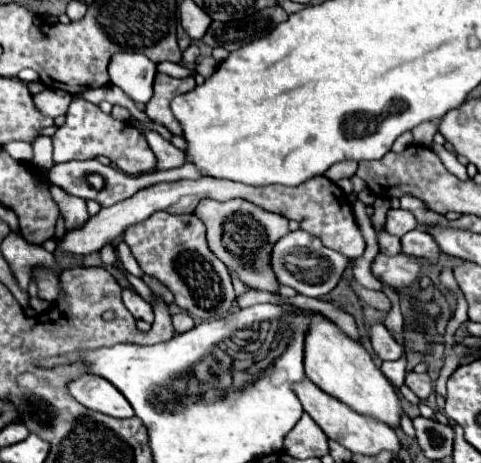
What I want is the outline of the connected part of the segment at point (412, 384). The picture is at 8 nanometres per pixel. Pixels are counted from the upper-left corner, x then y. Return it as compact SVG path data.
M408 372L408 374L406 374L406 386L408 386L420 400L426 400L426 398L434 392L434 384L432 384L432 380L430 380L428 374Z

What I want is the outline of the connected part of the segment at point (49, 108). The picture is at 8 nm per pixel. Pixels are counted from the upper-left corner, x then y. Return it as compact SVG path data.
M44 90L44 92L36 94L34 100L36 100L36 106L42 114L56 118L56 116L66 114L66 110L72 102L72 96L68 92L62 92L62 90Z

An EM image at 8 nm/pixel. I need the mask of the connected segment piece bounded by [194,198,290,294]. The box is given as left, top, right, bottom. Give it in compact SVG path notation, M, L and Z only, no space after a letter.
M202 200L194 212L206 224L206 240L210 250L218 260L226 264L230 272L234 272L246 288L278 294L278 280L274 278L274 270L270 270L270 254L274 242L284 238L288 230L288 220L280 214L266 212L252 202L246 200L228 200L228 202L214 202Z

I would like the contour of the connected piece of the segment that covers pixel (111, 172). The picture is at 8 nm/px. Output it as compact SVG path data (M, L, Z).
M72 160L72 162L64 162L64 164L54 164L50 170L48 170L48 180L50 184L62 188L64 192L72 194L72 196L78 196L78 198L84 198L84 200L96 200L100 206L112 206L120 200L126 200L130 196L134 196L138 190L142 188L148 188L152 184L160 184L160 182L172 182L172 180L182 180L182 178L202 178L202 174L190 166L190 164L182 164L178 168L172 168L172 170L164 170L164 172L148 172L148 174L140 174L140 176L130 176L130 174L124 174L120 172L118 168L114 166L104 166L100 164L98 160Z

